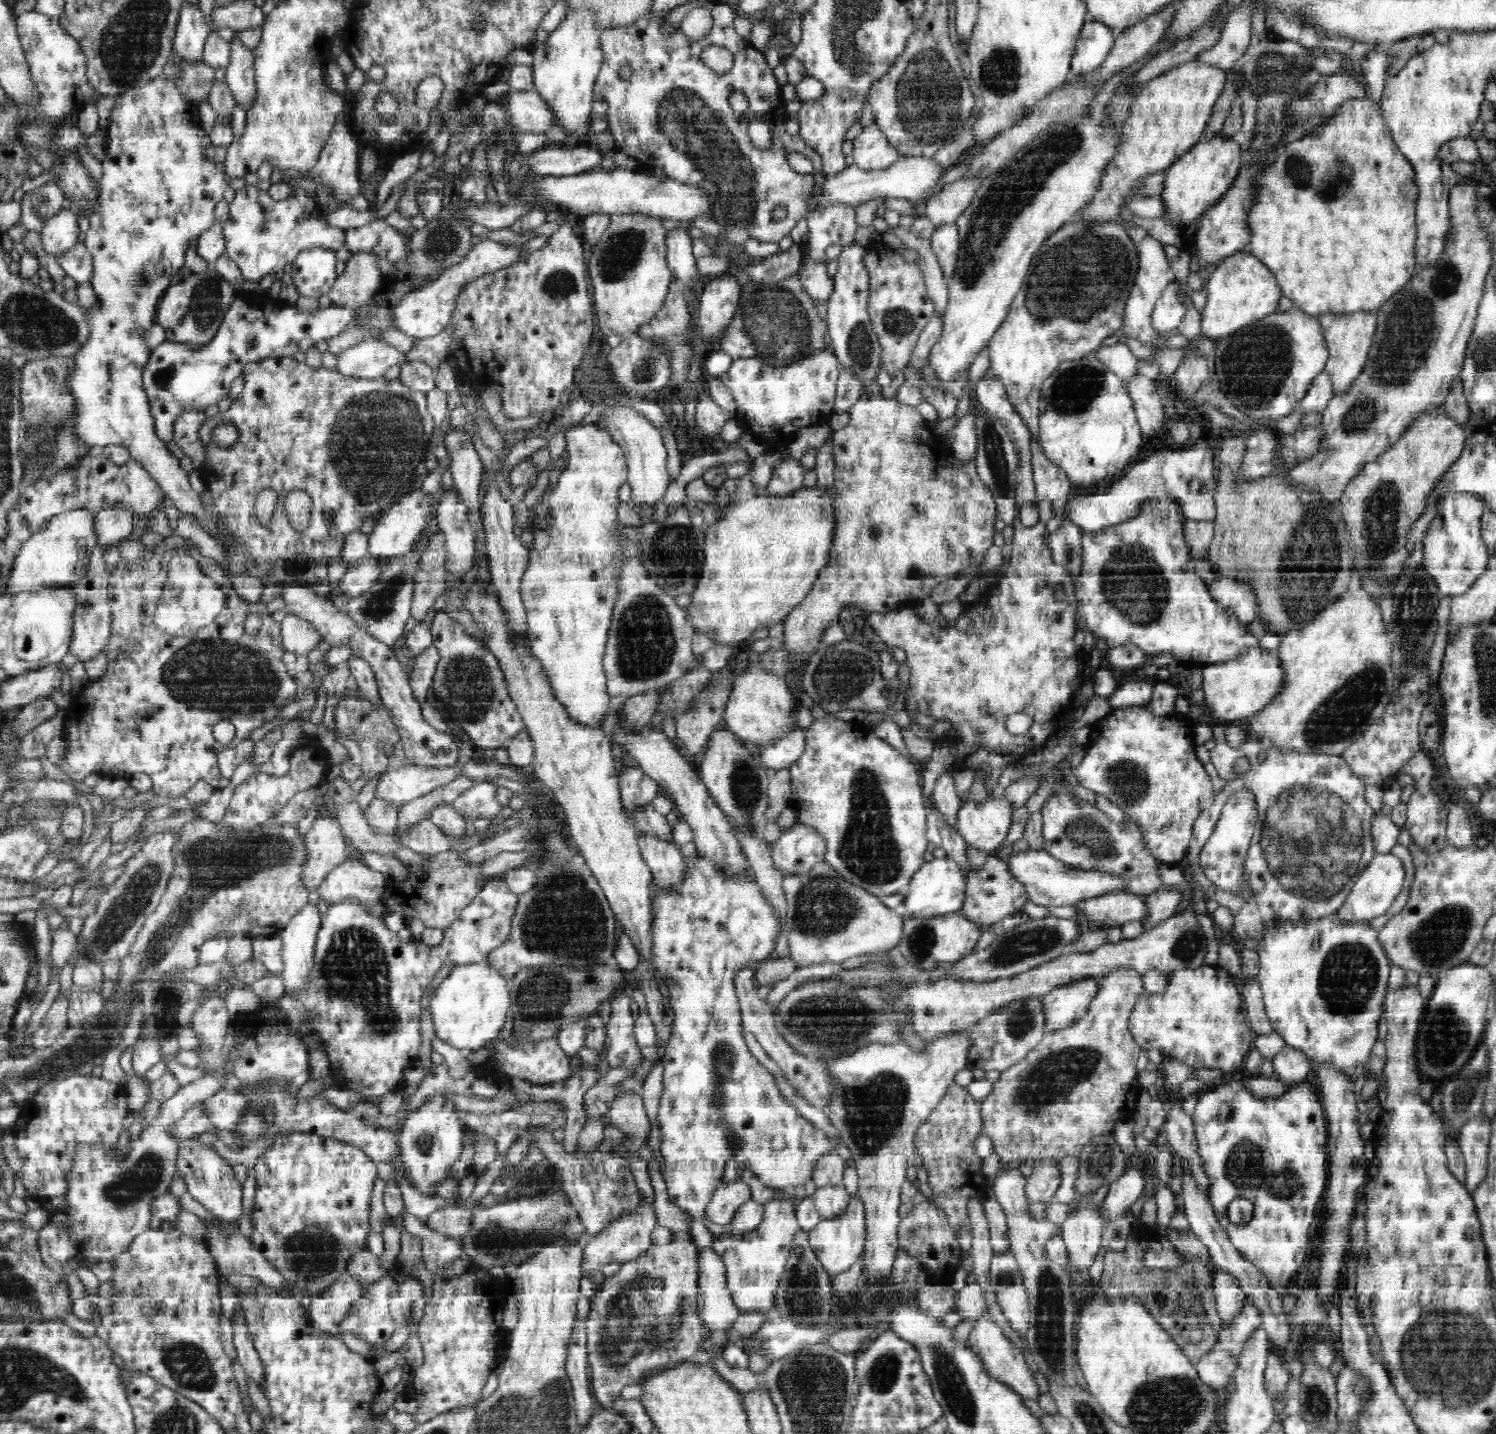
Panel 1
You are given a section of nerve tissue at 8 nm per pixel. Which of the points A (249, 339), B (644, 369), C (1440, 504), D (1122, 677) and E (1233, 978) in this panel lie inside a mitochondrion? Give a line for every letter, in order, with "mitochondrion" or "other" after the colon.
A: mitochondrion
B: mitochondrion
C: other
D: other
E: other

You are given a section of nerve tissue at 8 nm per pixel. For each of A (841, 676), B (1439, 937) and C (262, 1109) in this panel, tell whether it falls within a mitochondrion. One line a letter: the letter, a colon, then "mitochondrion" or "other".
A: mitochondrion
B: mitochondrion
C: mitochondrion

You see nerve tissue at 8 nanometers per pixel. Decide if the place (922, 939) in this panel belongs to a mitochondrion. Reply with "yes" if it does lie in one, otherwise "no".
yes

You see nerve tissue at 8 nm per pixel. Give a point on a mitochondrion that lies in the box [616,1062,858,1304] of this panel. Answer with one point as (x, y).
(733, 1142)

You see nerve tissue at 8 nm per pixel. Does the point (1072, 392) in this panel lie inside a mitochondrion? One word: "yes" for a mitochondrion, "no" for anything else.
yes

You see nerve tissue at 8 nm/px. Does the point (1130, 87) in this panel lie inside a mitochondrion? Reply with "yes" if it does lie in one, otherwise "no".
no

